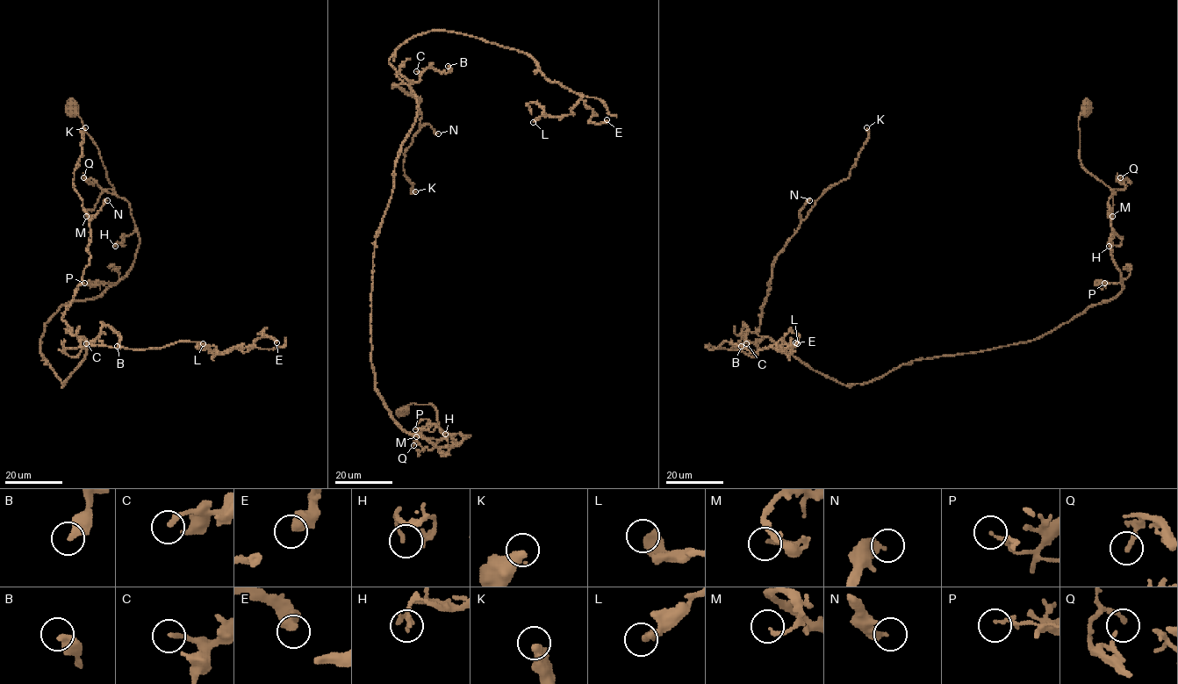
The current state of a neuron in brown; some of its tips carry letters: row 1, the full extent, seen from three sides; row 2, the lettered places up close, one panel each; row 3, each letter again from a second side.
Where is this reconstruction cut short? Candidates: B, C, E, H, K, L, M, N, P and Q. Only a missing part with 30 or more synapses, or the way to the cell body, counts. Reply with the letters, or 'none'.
none

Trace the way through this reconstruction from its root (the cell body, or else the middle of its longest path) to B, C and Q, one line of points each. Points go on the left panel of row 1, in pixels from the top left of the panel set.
B: (71, 111), (139, 248), (46, 322), (39, 349), (63, 385), (81, 337), (108, 326), (117, 346)
C: (71, 111), (139, 237), (120, 279), (46, 322), (40, 352), (63, 385), (84, 358), (81, 337), (86, 343)
Q: (71, 111), (81, 119), (84, 131), (95, 144), (113, 189), (102, 189), (95, 181), (89, 183), (83, 177)

